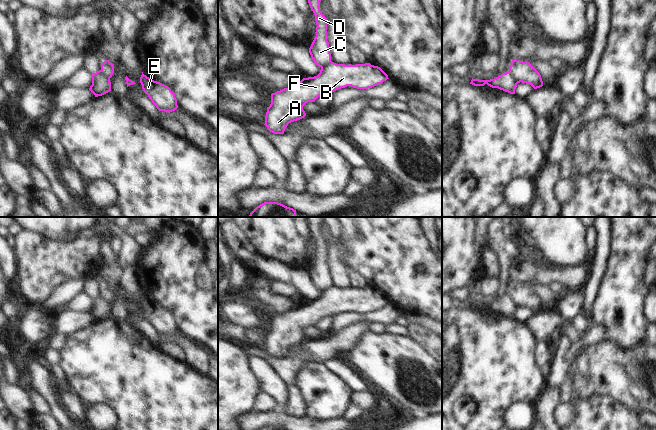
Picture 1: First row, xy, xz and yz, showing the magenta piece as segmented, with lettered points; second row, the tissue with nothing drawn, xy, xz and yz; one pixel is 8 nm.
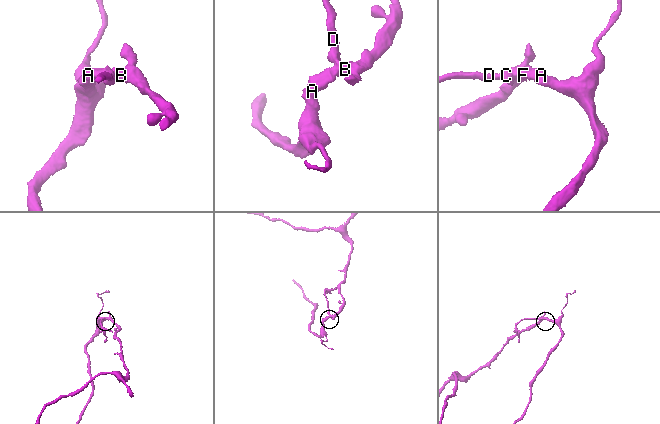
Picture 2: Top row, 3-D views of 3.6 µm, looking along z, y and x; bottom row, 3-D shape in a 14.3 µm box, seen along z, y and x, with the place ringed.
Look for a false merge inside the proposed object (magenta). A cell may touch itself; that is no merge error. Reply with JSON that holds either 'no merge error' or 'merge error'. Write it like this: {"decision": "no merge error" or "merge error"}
{"decision": "merge error"}

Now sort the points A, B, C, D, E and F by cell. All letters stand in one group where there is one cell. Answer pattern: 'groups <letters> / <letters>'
groups A B E F / C D

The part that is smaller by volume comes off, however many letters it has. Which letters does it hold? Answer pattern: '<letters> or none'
C, D

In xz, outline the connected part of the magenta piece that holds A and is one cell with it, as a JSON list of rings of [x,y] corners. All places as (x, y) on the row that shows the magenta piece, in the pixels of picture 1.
[[[329,63],[314,77],[303,78],[298,84],[271,94],[265,126],[274,134],[284,134],[289,123],[306,116],[303,106],[315,102],[324,92],[334,92],[351,86],[368,89],[386,81],[388,75],[370,63],[345,65]]]

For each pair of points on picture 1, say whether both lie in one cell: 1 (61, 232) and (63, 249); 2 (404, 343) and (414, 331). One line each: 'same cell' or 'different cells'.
1: different cells
2: different cells

